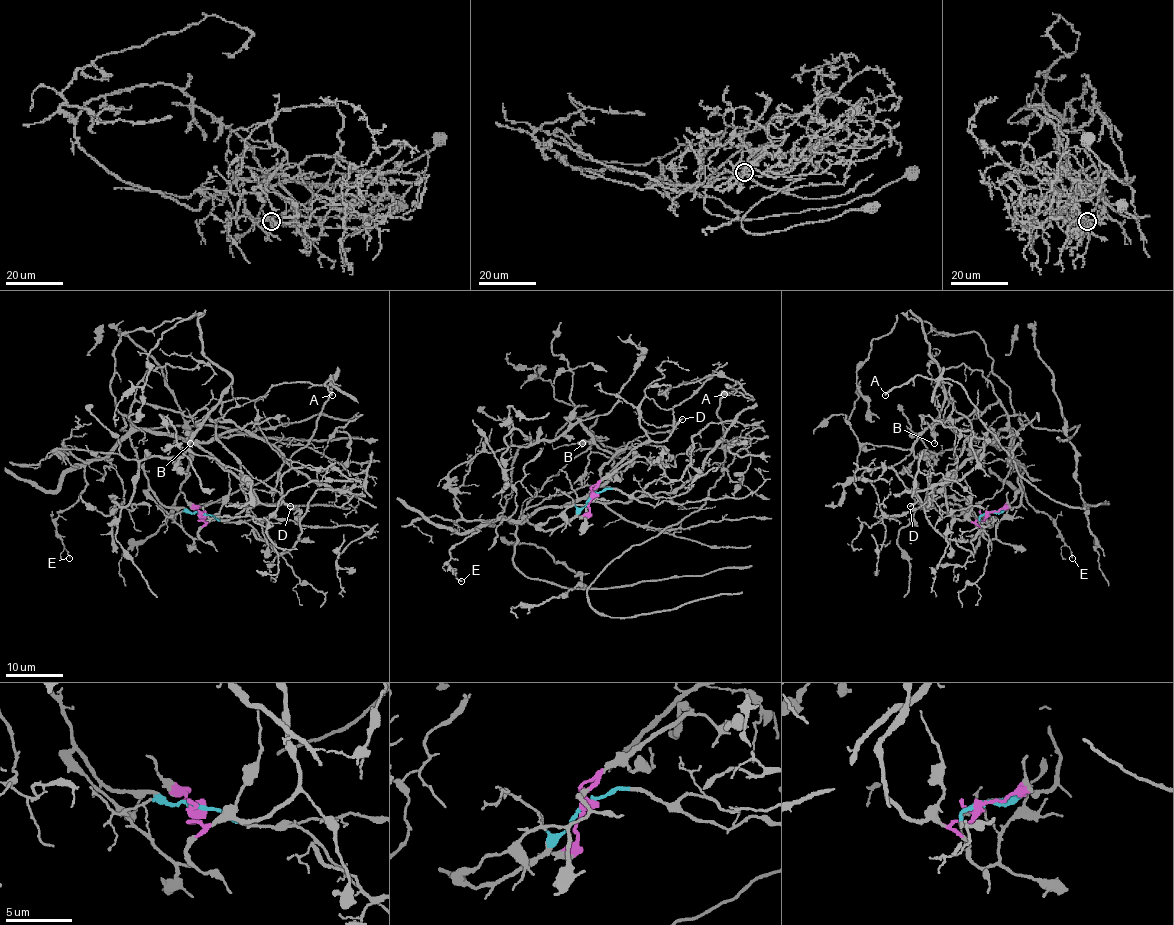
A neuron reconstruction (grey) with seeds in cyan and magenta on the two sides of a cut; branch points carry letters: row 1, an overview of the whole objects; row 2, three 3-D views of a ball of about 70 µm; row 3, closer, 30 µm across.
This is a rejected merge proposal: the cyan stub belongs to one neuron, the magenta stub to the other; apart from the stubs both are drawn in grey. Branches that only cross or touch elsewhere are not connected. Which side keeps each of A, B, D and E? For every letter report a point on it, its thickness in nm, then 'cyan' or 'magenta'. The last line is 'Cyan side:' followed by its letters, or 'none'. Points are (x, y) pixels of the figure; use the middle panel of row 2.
A: place (724, 394); calibre 240 nm; magenta
B: place (582, 443); calibre 150 nm; magenta
D: place (682, 419); calibre 140 nm; cyan
E: place (461, 581); calibre 120 nm; cyan
Cyan side: D, E

